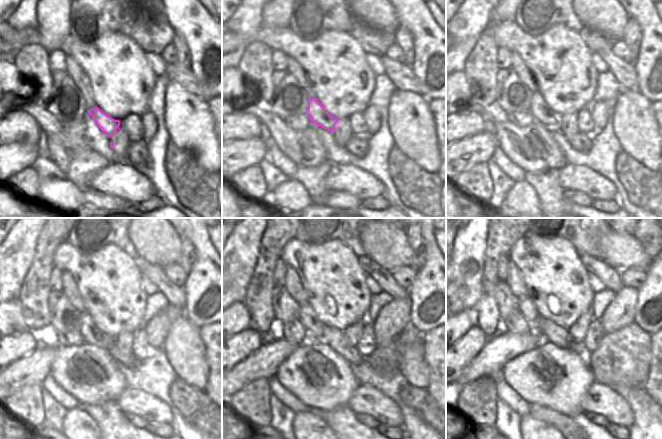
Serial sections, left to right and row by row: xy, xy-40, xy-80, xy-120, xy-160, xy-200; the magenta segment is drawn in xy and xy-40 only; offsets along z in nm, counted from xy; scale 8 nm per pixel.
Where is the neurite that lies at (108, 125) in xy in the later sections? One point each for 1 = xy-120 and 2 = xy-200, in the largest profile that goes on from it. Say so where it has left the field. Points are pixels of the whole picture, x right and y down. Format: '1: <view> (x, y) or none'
1: xy-120 (91, 334)
2: xy-200 (526, 305)

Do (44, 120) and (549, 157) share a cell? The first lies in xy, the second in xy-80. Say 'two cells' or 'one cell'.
one cell

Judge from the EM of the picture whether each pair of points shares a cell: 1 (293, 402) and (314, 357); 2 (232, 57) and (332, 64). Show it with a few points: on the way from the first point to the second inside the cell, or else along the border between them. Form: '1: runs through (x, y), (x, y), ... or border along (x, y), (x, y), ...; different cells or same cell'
1: border along (278, 381), (310, 409); different cells
2: border along (245, 48), (237, 48), (232, 52); different cells

